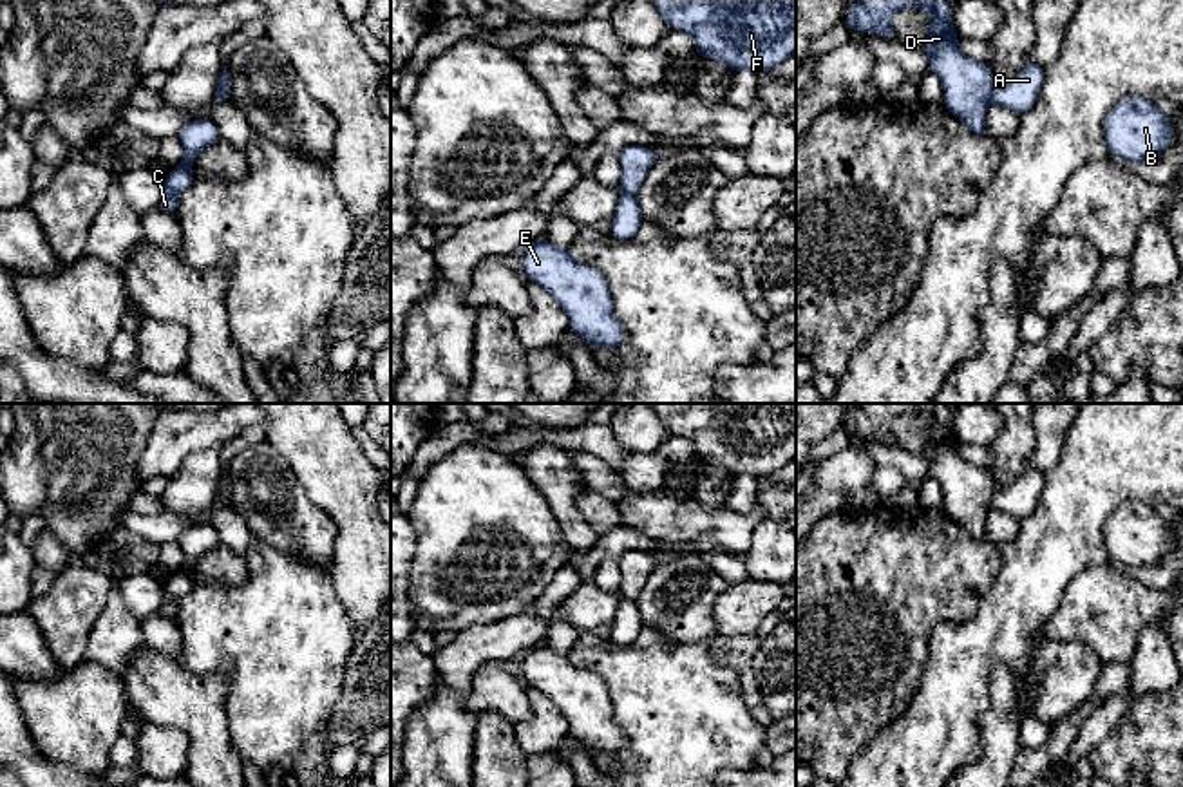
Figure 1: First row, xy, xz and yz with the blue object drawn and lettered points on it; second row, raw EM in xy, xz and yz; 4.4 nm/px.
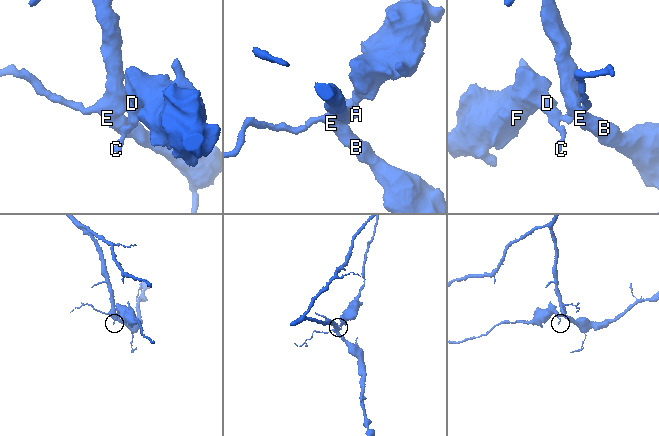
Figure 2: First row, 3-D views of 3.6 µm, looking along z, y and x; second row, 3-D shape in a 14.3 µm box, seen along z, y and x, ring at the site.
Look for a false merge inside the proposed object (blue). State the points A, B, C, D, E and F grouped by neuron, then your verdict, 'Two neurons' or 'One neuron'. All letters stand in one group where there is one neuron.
Groups: A B E / C D F. Two neurons

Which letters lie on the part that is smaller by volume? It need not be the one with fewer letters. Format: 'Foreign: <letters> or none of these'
Foreign: C, D, F

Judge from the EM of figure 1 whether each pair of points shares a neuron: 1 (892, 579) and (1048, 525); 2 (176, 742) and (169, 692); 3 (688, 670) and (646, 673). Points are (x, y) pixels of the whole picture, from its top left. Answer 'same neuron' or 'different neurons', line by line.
1: different neurons
2: different neurons
3: same neuron

